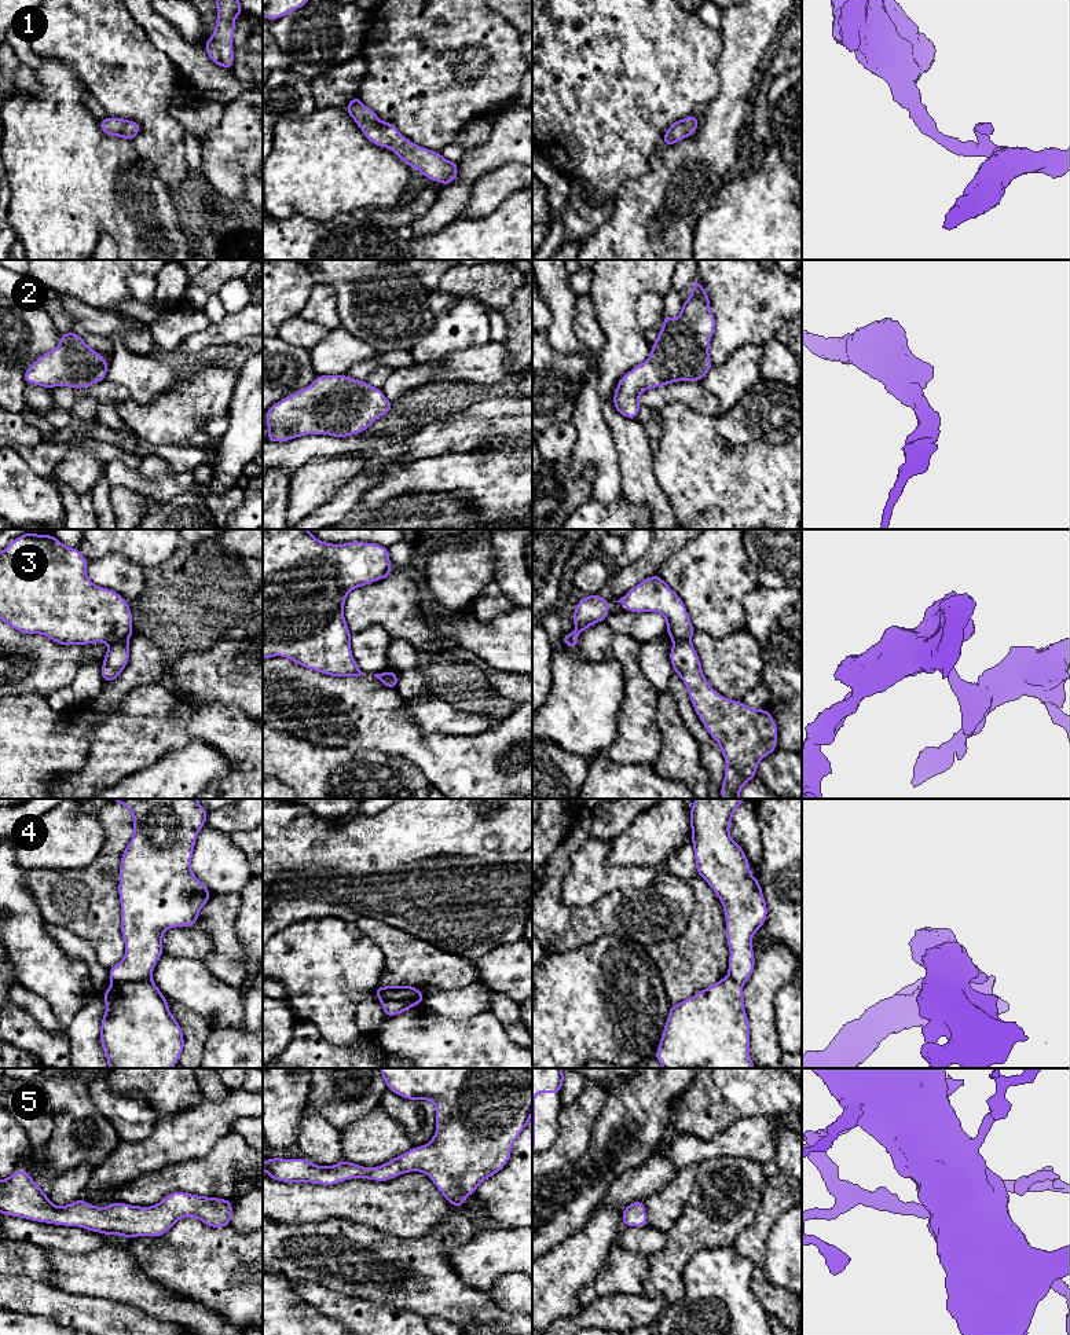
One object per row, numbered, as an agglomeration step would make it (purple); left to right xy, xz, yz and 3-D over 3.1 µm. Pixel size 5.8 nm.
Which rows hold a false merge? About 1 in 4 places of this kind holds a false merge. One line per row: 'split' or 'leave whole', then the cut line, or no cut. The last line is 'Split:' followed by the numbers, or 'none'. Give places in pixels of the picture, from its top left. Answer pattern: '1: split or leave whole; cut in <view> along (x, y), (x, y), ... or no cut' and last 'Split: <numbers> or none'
1: leave whole; no cut
2: leave whole; no cut
3: split; cut in xy along (125, 640), (110, 645)
4: split; cut in xy along (150, 978), (112, 982)
5: leave whole; no cut
Split: 3, 4

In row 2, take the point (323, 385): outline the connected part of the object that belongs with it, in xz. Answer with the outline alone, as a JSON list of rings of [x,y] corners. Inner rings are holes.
[[[319,374],[308,388],[279,400],[265,412],[270,430],[265,441],[289,441],[307,434],[360,434],[392,408],[381,388],[345,374]]]

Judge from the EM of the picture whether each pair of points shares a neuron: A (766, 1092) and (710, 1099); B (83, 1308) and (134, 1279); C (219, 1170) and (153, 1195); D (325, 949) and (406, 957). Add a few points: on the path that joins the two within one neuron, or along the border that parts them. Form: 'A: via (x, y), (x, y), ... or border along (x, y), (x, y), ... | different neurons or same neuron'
A: via (752, 1092), (724, 1092) | same neuron
B: border along (70, 1293), (110, 1298), (132, 1306) | different neurons
C: via (202, 1176), (180, 1176), (175, 1181), (169, 1181) | same neuron
D: border along (362, 931), (377, 941), (384, 956), (378, 985) | different neurons

